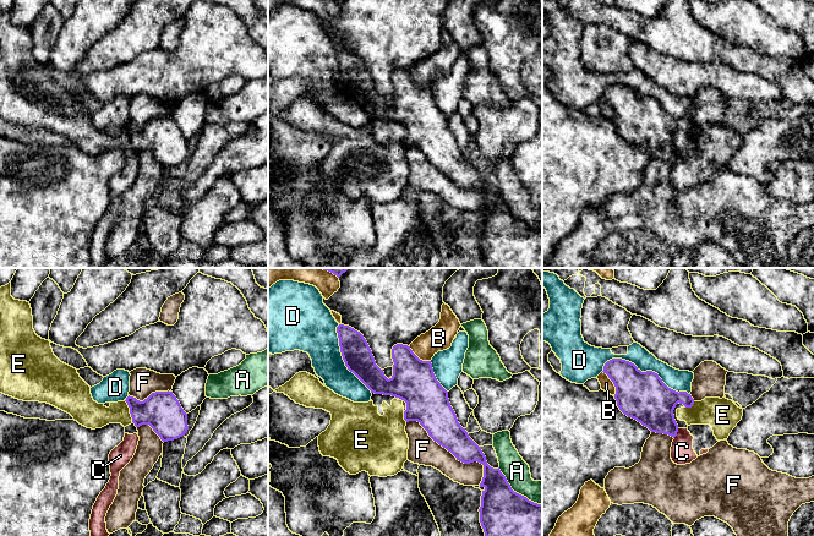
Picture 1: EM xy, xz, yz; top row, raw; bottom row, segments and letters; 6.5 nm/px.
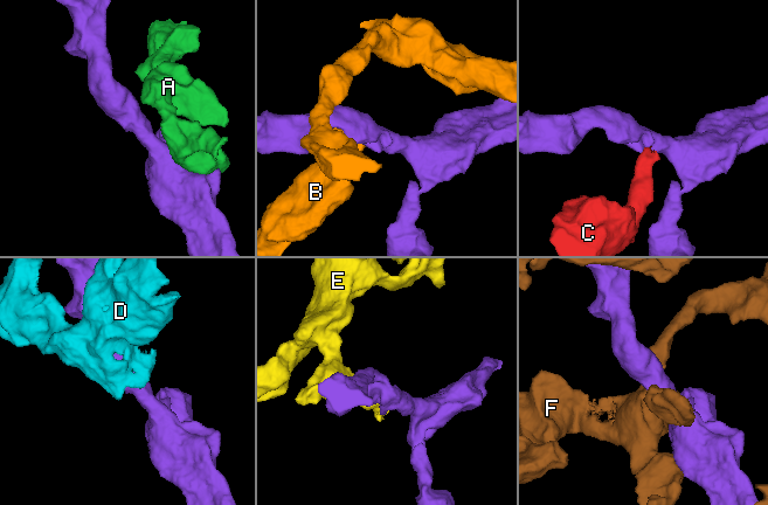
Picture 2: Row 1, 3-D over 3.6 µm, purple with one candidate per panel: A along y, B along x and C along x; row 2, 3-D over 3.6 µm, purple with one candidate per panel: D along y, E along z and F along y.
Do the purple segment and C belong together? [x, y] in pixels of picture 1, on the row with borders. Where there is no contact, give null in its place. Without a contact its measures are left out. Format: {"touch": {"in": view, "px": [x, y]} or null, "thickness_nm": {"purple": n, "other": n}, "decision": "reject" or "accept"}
{"touch": {"in": "yz", "px": [676, 433]}, "thickness_nm": {"purple": 280, "other": 150}, "decision": "reject"}

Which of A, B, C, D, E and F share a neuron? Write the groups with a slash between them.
A / B / C E / D / F

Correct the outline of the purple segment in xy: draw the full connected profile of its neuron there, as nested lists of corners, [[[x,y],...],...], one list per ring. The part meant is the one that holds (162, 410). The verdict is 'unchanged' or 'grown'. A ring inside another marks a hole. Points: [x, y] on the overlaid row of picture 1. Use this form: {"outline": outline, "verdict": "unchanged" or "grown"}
{"outline": [[[155,392],[143,401],[129,395],[125,401],[135,426],[149,425],[163,442],[177,439],[189,430],[187,414],[173,392]]], "verdict": "unchanged"}

